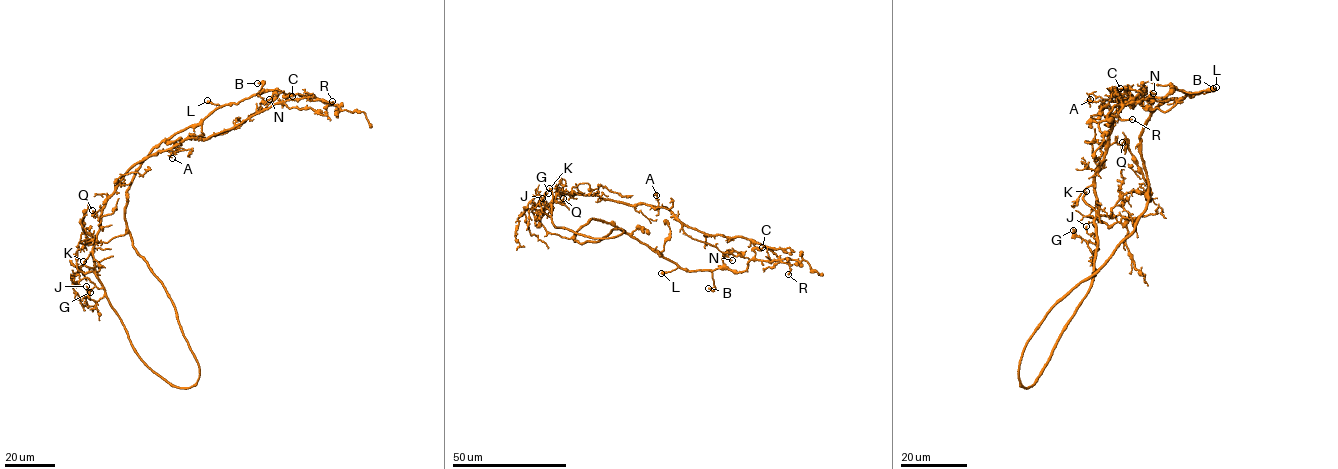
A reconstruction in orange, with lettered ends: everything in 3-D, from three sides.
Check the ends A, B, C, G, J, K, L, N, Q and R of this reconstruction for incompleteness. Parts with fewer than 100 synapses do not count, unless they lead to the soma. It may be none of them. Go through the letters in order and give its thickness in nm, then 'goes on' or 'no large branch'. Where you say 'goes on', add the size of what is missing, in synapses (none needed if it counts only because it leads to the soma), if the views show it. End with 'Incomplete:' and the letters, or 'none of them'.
A: calibre 130 nm; no large branch
B: calibre 260 nm; no large branch
C: calibre 170 nm; no large branch
G: calibre 130 nm; no large branch
J: calibre 180 nm; no large branch
K: calibre 260 nm; goes on
L: calibre 500 nm; no large branch
N: calibre 190 nm; no large branch
Q: calibre 150 nm; no large branch
R: calibre 200 nm; no large branch
Incomplete: K

